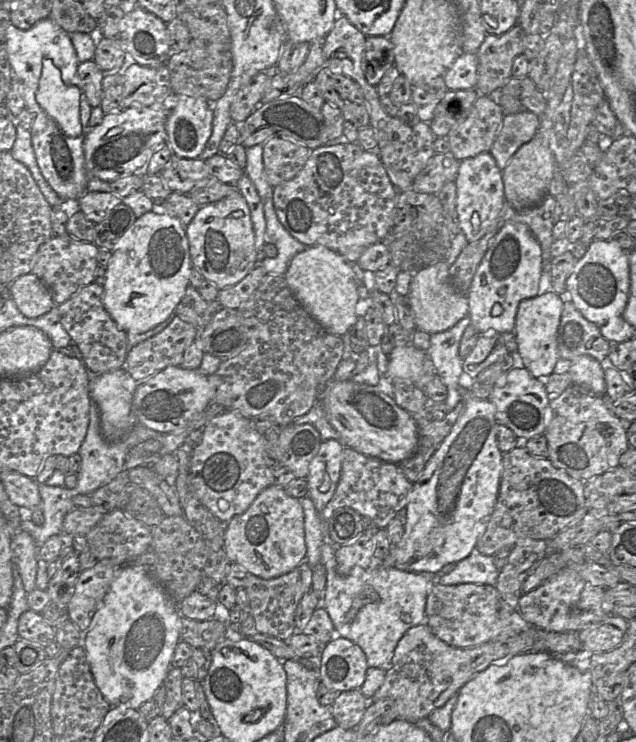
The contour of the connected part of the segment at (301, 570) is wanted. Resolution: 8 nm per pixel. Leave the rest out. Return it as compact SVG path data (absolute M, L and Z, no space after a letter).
M303 561L291 572L273 579L262 579L248 573L246 592L250 602L250 612L258 633L287 640L295 632L295 612L303 596L312 589L312 568Z

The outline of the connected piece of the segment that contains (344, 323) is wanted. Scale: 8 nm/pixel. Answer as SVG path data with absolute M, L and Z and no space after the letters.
M314 245L296 254L284 275L289 288L310 316L335 336L347 333L357 321L359 307L365 305L358 296L358 282L352 263L325 246Z

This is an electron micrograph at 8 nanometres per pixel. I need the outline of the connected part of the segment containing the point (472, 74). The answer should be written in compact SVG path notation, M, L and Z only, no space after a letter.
M461 53L443 79L448 90L476 89L478 59L477 53Z

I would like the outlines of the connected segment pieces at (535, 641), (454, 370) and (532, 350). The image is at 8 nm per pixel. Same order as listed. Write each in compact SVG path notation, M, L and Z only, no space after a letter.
M421 623L409 629L399 641L392 667L386 671L383 685L370 701L391 699L398 708L398 714L402 714L399 716L402 720L416 723L445 705L468 681L491 664L502 663L520 653L563 654L580 650L582 643L578 631L554 632L536 627L504 641L489 642L473 648L456 648L440 640L426 623Z
M466 316L450 329L430 334L430 346L426 353L434 366L434 371L447 387L447 398L444 402L447 412L453 410L462 400L459 380L463 373L464 359L459 356L459 344L470 323L470 317Z
M548 291L522 300L517 308L514 328L518 345L517 353L530 374L541 381L546 380L546 377L553 373L560 359L557 349L557 331L563 305L558 294Z

